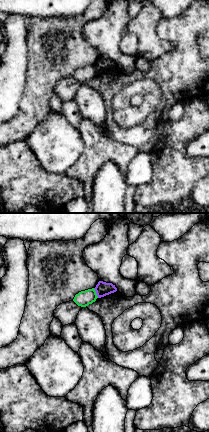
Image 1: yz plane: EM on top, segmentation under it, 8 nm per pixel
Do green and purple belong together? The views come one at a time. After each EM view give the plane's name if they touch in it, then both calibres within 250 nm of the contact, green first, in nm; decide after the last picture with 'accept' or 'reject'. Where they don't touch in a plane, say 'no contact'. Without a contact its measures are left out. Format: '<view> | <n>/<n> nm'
yz | 120/120 nm

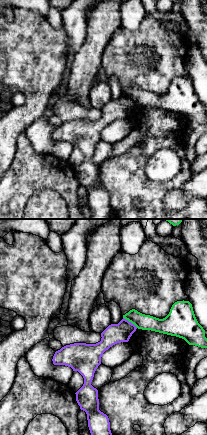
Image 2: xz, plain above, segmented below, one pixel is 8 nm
xz | 130/160 nm

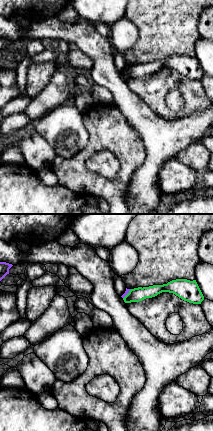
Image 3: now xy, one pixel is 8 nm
xy | 110/30 nm

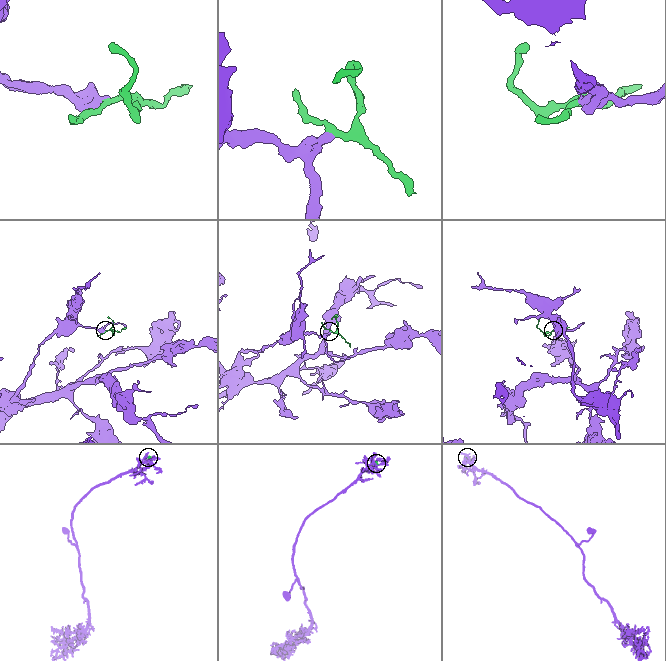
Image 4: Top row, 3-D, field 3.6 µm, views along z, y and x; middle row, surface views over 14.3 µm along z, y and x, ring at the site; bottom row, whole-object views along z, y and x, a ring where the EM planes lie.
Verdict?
reject

